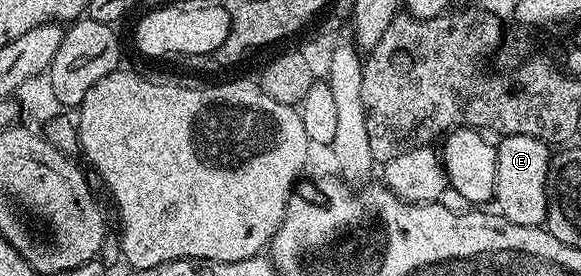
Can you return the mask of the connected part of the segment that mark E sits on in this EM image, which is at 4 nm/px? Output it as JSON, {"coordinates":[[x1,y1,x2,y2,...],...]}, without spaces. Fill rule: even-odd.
{"coordinates":[[506,136,495,145,496,195,499,215,518,226,541,227,548,218,549,145,529,136]]}

